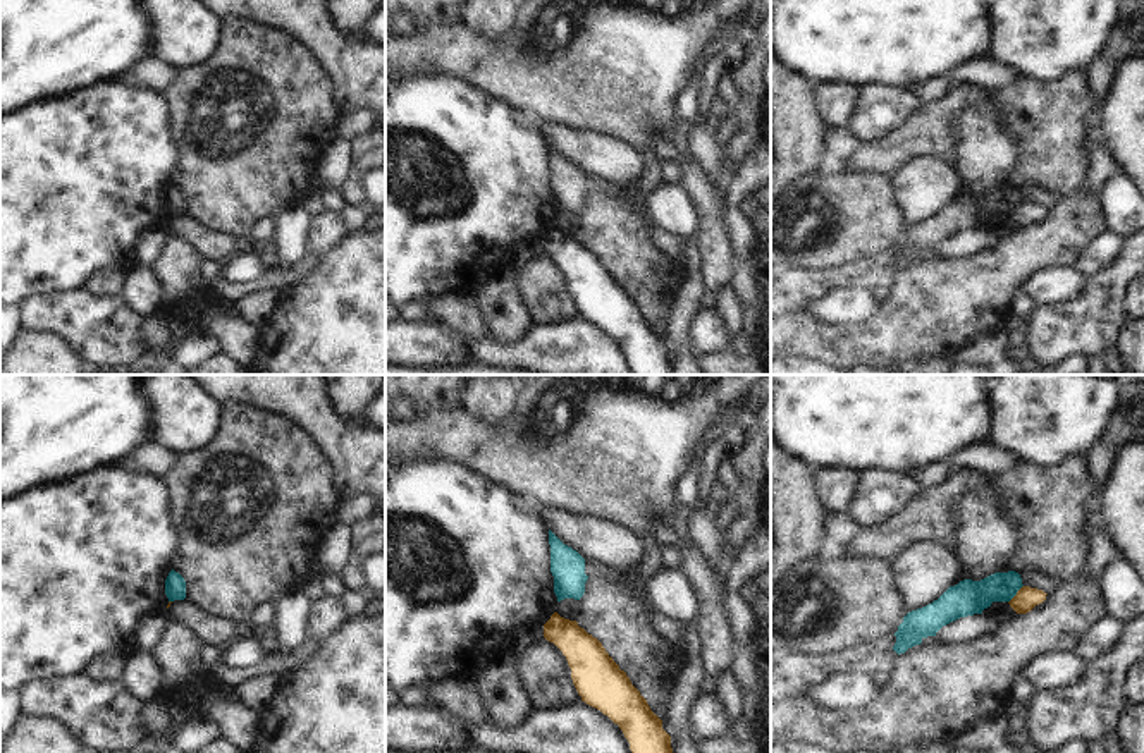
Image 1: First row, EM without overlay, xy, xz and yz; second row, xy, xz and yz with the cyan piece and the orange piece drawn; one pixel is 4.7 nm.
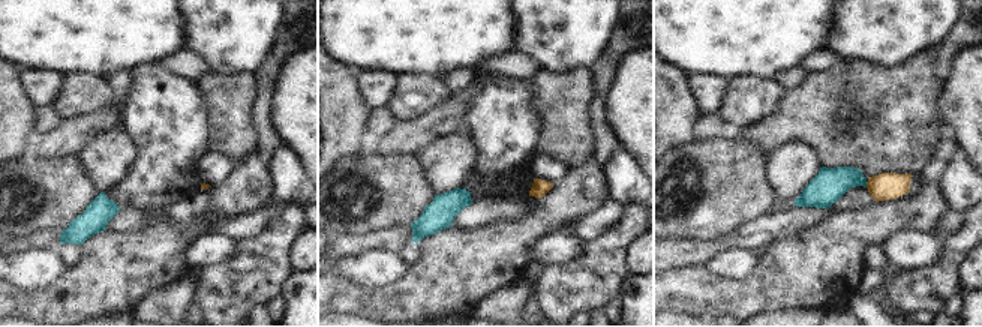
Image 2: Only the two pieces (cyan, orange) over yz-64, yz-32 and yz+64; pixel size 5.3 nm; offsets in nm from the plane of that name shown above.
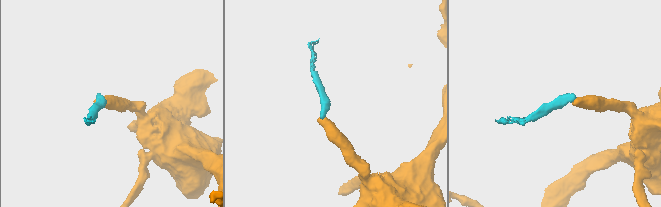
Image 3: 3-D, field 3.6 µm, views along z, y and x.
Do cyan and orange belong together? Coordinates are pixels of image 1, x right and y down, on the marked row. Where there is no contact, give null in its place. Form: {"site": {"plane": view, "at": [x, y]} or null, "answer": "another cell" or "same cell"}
{"site": {"plane": "yz", "at": [1015, 593]}, "answer": "another cell"}

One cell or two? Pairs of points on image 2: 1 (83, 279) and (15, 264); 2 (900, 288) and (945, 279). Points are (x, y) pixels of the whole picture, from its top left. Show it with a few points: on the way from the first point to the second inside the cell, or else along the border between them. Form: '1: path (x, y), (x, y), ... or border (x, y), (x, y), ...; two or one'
1: border (68, 267), (45, 288), (29, 291); two
2: path (910, 288), (928, 288), (934, 284); one

